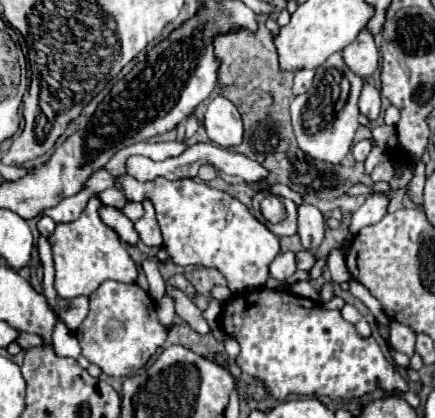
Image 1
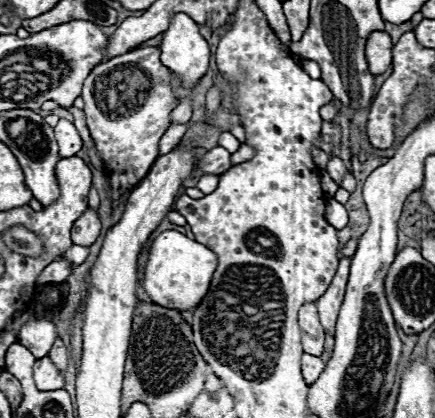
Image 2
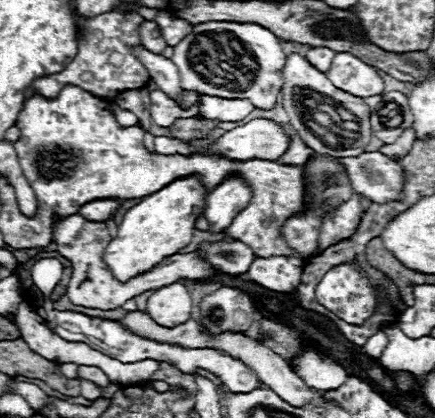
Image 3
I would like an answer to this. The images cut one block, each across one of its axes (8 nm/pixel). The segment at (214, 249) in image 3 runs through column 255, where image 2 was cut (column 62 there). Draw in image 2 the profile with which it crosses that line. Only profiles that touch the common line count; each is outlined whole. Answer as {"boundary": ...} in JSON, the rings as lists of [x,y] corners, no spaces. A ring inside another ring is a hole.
{"boundary":[[[74,244],[74,246],[68,248],[60,258],[64,258],[66,262],[70,262],[70,266],[78,266],[78,264],[82,264],[82,262],[86,260],[86,256],[88,256],[88,248]]]}

